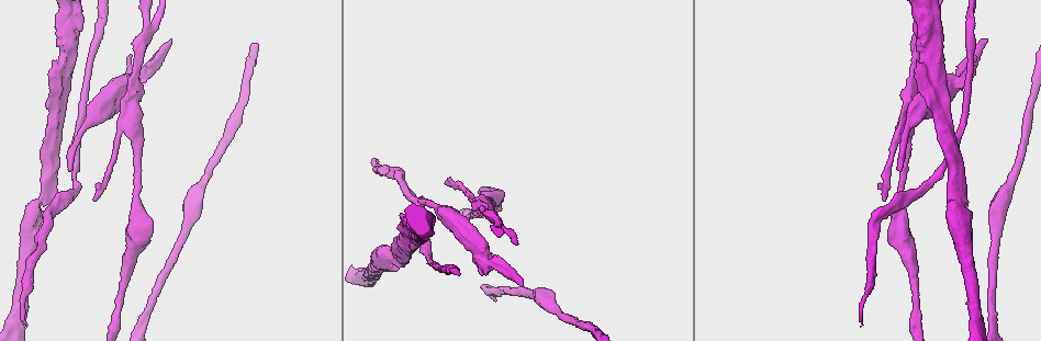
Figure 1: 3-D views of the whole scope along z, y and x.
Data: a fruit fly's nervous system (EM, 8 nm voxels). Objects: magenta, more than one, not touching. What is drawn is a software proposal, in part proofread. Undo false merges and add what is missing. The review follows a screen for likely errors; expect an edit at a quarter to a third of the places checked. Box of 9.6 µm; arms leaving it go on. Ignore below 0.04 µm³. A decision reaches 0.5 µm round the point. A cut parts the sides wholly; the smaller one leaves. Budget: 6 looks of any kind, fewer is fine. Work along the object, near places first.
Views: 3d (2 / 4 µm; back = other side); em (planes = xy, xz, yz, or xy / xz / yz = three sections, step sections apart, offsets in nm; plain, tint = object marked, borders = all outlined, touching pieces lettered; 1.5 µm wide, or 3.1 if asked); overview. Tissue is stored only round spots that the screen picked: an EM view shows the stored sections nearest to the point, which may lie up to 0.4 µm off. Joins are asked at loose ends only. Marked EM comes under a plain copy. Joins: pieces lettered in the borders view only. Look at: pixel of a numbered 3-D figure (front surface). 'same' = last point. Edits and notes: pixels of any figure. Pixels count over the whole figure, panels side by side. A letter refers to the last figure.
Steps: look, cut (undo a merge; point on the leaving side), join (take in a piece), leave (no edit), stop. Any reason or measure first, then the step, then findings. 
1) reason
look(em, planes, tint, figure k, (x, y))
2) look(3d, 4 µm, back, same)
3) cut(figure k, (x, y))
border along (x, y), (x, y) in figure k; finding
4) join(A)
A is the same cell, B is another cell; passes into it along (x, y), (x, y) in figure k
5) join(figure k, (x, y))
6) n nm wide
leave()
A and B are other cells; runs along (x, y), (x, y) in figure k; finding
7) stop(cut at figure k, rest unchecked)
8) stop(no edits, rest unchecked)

free end
look(em, planes, borders, figure 1, (986, 38))

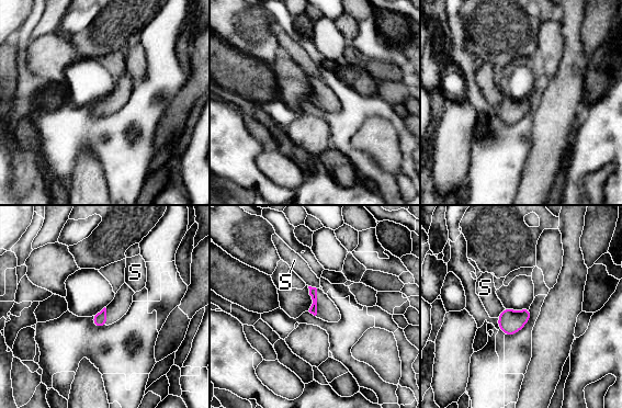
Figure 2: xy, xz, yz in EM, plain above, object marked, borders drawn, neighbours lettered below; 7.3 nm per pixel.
leave()
S is another cell; border along (505, 308), (497, 317) in figure 2; none of them fits

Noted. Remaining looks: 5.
long arm stops here
look(3d, 2 µm, figure 1, (421, 198))

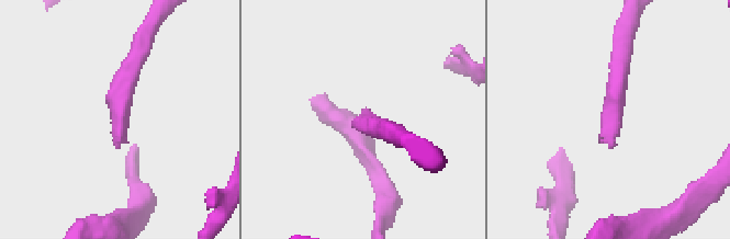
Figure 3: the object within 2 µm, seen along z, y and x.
shape alone is not enough
look(em, xz, step 4, borders, figure 3, (610, 148))

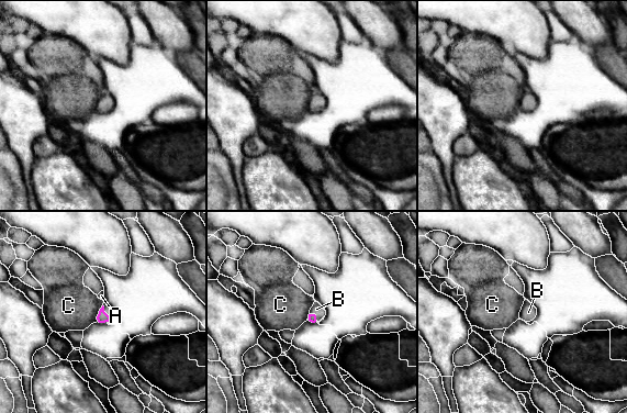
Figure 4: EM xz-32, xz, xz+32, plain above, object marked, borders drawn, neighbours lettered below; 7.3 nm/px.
join(B)
B is the same cell, A and C are other cells; passes into it along (101, 317), (104, 313), (108, 310) in figure 4; the neuron continues

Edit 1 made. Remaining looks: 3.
look(3d, 4 µm, back, figure 1, (540, 292))

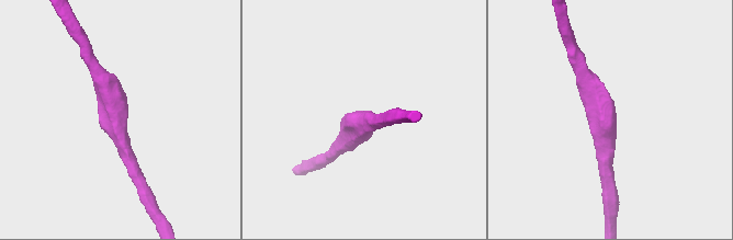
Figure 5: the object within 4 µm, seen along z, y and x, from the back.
arms of 220, 380 nm
look(em, planes, borders, figure 5, (363, 122))

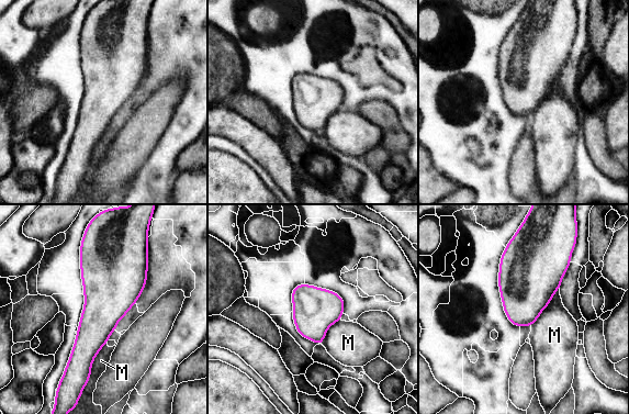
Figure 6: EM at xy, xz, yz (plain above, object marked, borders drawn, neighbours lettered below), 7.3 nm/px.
leave()
M is another cell; border along (107, 342), (94, 358), (86, 384) in figure 6; one neuron here

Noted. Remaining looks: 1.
stop(join at figure 4, rest unchecked)

